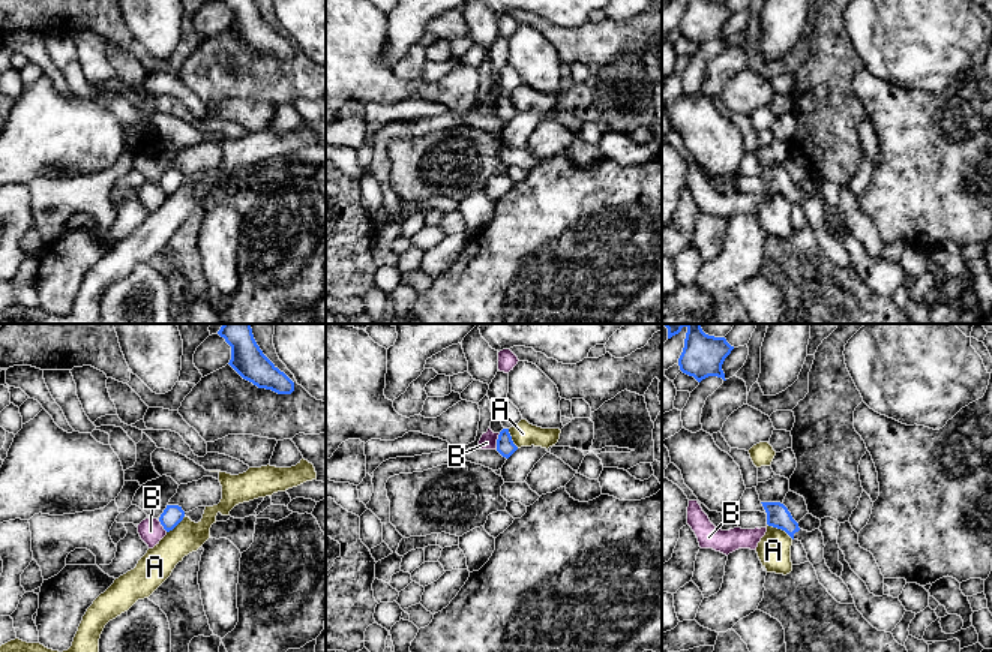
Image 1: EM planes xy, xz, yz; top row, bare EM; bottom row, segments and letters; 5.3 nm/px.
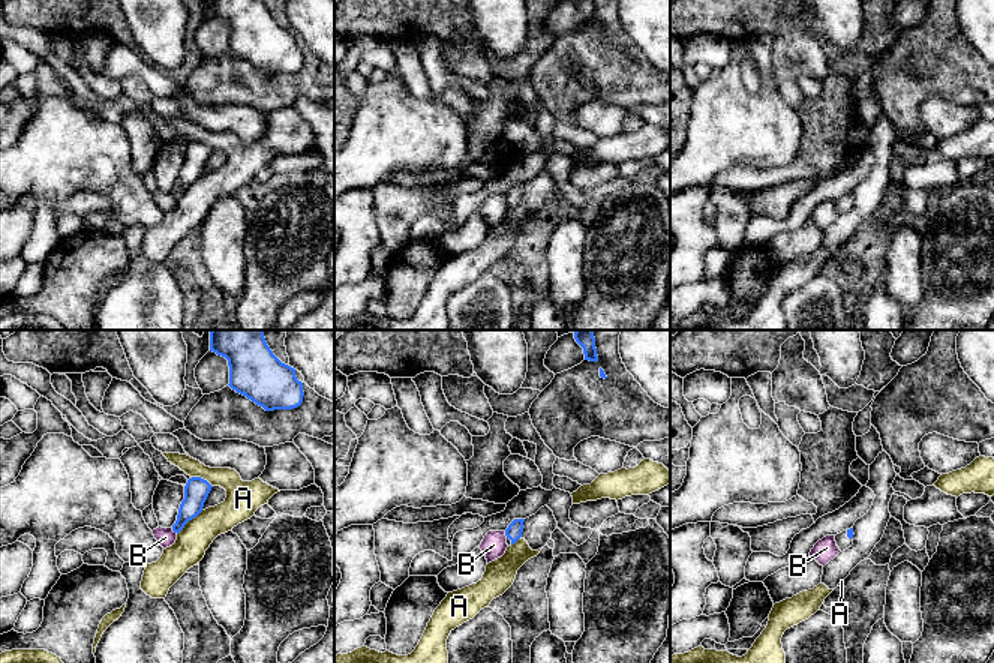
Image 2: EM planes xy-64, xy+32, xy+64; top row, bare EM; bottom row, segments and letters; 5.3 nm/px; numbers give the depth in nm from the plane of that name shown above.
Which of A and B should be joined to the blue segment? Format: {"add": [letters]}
{"add": []}

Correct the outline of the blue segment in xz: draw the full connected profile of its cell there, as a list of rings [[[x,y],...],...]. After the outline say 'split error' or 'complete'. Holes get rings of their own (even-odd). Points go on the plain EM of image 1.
[[[503,93],[497,103],[497,115],[509,123],[516,114],[518,111],[513,108],[509,93]]]; complete

